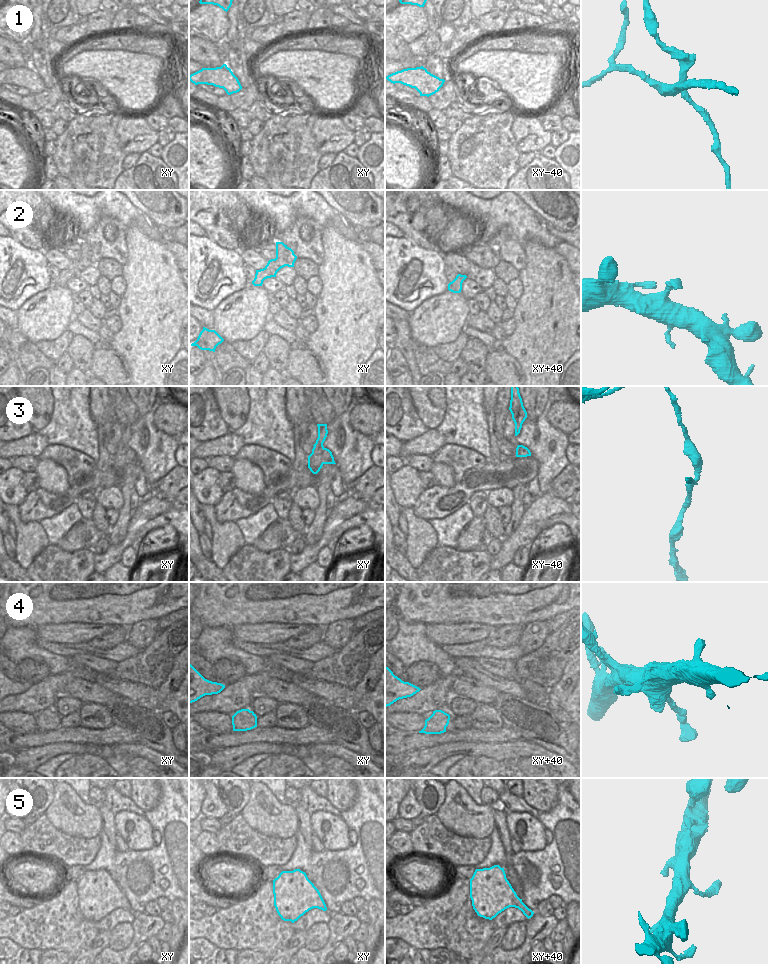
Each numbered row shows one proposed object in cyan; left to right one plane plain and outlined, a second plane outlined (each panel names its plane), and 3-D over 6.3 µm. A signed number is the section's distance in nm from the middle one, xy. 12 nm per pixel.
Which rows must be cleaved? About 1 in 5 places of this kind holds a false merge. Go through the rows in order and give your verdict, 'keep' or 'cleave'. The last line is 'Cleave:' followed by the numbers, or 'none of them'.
1: cleave
2: keep
3: cleave
4: keep
5: keep
Cleave: 1, 3

